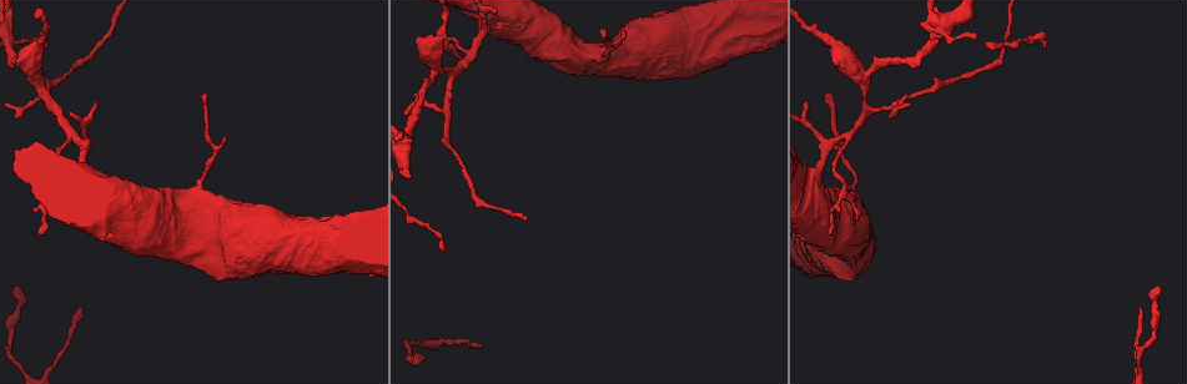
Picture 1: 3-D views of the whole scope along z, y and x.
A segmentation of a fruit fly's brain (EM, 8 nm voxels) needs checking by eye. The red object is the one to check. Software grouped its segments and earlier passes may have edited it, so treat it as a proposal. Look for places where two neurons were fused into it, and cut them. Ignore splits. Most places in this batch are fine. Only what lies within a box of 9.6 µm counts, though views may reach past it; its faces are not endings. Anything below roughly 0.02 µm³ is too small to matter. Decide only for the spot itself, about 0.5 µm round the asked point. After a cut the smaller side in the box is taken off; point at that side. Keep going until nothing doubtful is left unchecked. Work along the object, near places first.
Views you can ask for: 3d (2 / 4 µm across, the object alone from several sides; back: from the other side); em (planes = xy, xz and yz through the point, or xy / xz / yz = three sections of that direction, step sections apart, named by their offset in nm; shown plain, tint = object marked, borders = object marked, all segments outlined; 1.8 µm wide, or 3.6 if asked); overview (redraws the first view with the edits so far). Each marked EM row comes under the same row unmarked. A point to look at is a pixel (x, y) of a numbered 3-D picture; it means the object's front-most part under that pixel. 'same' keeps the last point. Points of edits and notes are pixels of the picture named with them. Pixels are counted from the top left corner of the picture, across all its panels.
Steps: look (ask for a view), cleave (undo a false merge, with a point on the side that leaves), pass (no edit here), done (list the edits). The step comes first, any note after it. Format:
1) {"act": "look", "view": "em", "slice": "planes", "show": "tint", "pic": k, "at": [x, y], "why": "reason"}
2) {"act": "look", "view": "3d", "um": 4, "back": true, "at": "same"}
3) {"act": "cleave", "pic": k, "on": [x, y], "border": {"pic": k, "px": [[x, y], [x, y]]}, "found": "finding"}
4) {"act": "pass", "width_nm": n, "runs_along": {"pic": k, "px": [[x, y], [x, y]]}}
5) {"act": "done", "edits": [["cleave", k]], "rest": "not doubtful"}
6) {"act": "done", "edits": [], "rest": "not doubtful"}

{"act": "look", "view": "3d", "um": 4, "pic": 1, "at": [87, 177], "why": "sudden change in width"}

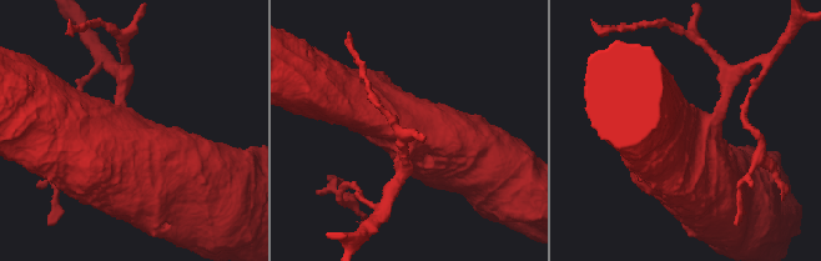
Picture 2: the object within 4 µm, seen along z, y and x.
{"act": "look", "view": "em", "um": 3.6, "slice": "xy", "step": 8, "show": "tint", "pic": 2, "at": [127, 125]}

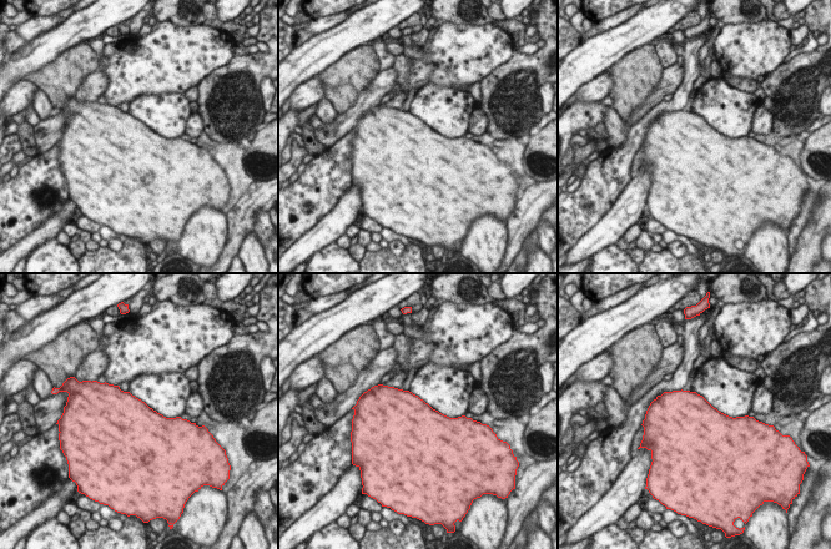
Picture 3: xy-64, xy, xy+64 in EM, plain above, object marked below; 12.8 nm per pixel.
{"act": "look", "view": "em", "um": 3.6, "slice": "planes", "show": "tint", "at": "same", "why": "another direction"}

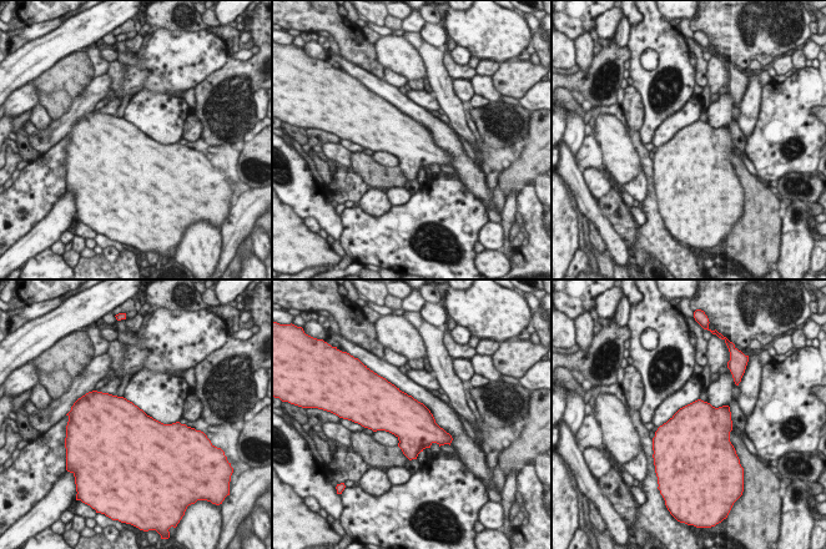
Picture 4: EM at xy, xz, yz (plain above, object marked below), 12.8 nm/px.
{"act": "pass", "found": "all the same neuron"}

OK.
{"act": "look", "view": "em", "slice": "planes", "show": "borders", "pic": 1, "at": [456, 73], "why": "arms part here"}

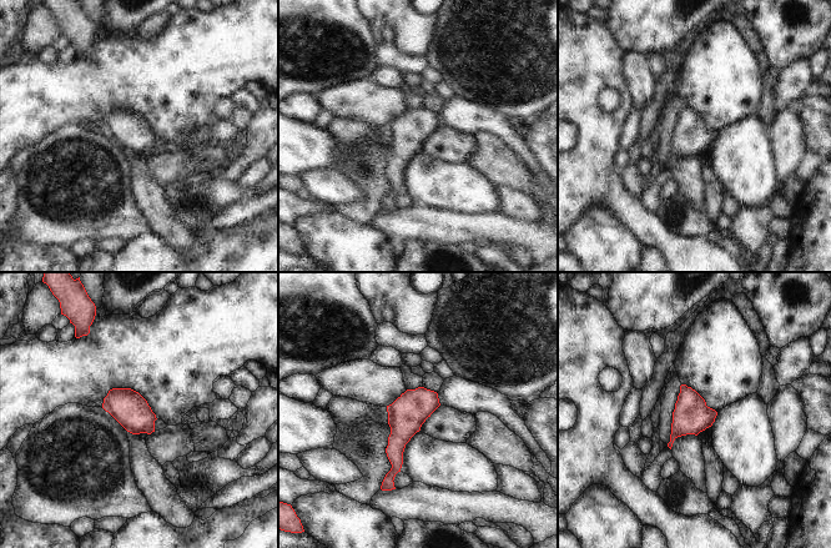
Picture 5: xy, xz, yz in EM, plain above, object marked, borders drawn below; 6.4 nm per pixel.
{"act": "pass", "runs_along": {"pic": 5, "px": [[431, 393], [404, 420], [389, 481]]}, "found": "continuous, no second neuron"}

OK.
{"act": "look", "view": "em", "slice": "yz", "step": 8, "show": "tint", "pic": 1, "at": [848, 134], "why": "arms part here"}

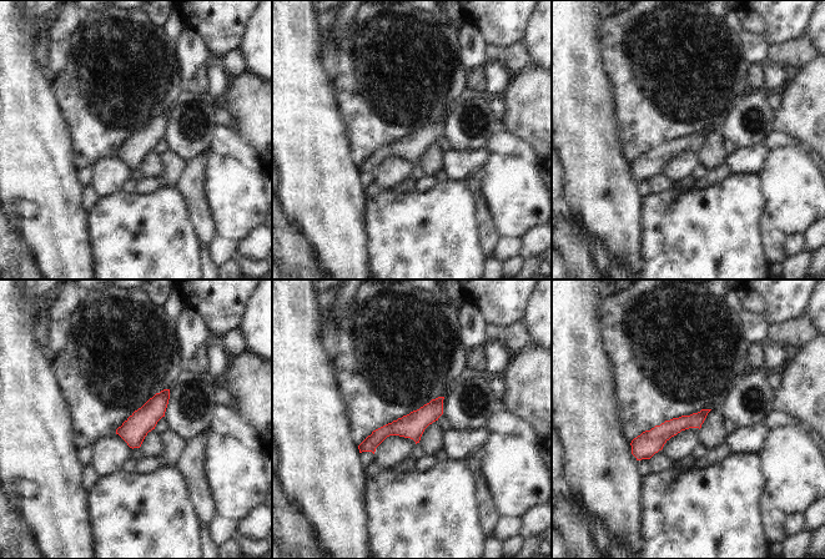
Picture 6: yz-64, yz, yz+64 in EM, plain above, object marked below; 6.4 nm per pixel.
{"act": "look", "view": "em", "slice": "planes", "show": "borders", "at": "same"}

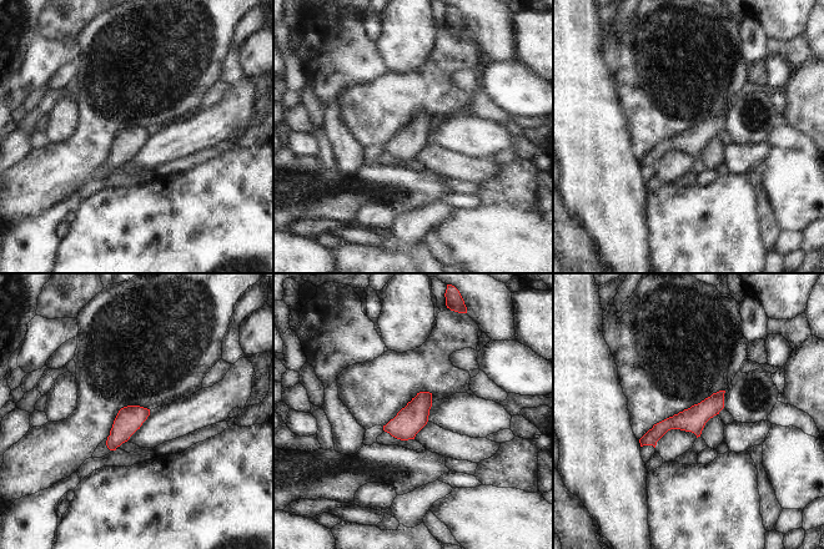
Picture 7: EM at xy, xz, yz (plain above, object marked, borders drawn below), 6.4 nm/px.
{"act": "pass", "runs_along": {"pic": 7, "px": [[720, 394], [643, 442]]}, "found": "continuous, no second neuron"}

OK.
{"act": "done", "edits": [], "rest": "not doubtful"}

